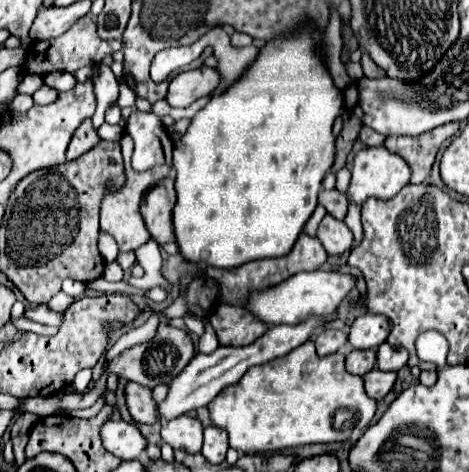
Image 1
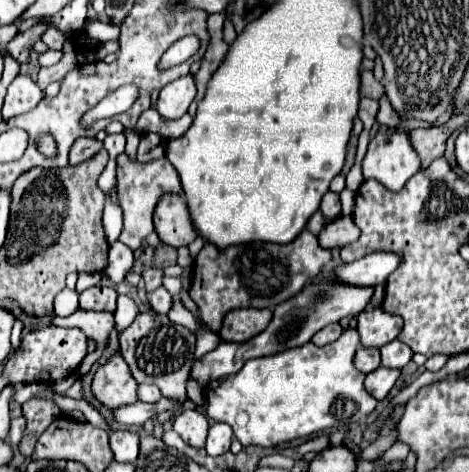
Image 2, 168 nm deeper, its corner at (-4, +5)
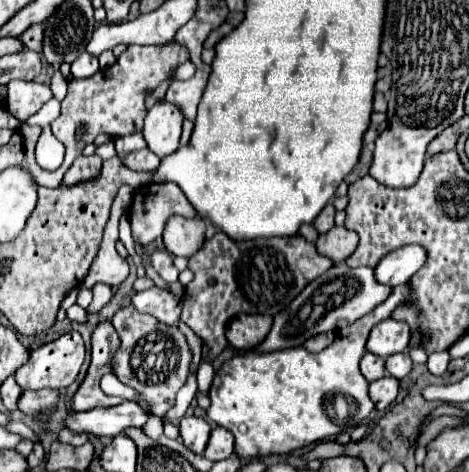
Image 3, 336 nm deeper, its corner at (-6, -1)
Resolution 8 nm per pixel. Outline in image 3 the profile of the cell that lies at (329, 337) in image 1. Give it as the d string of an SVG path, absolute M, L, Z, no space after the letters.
M324 332L324 334L312 336L310 340L306 340L306 342L304 342L304 348L310 350L310 352L320 352L320 350L324 350L332 340L334 340L334 332Z

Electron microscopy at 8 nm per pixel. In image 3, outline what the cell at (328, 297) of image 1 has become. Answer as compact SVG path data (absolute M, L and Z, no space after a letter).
M418 244L402 246L386 254L376 266L376 276L382 284L408 284L410 278L426 264L426 250Z

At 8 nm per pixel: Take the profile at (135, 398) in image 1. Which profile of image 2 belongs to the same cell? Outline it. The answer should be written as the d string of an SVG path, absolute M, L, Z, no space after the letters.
M120 354L98 370L92 392L108 408L128 406L138 400L138 382L132 378L128 364Z

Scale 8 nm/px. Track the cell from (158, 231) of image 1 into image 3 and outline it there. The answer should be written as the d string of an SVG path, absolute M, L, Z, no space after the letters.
M172 216L164 228L164 246L172 256L190 258L204 244L206 226L202 218Z

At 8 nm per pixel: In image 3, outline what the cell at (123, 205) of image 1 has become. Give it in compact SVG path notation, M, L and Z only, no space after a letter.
M162 182L142 186L134 192L132 208L130 208L130 226L132 236L142 246L152 244L158 236L162 236L164 224L170 216L196 218L198 212L192 204L182 196L182 190L174 182Z

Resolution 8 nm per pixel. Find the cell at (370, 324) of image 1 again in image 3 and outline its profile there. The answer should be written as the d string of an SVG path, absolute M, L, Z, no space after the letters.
M390 318L372 328L366 348L368 352L386 358L390 354L404 352L408 344L410 344L410 326L406 322Z

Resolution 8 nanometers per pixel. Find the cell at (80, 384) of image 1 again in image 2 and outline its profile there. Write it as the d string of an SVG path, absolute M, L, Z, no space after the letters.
M146 268L142 270L142 280L146 282L146 290L152 292L162 284L162 268Z

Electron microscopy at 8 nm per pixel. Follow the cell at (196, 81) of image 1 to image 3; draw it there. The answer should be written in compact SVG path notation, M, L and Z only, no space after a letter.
M154 104L144 118L144 140L150 152L154 152L160 160L174 154L180 146L182 132L182 112L174 108L174 104Z

